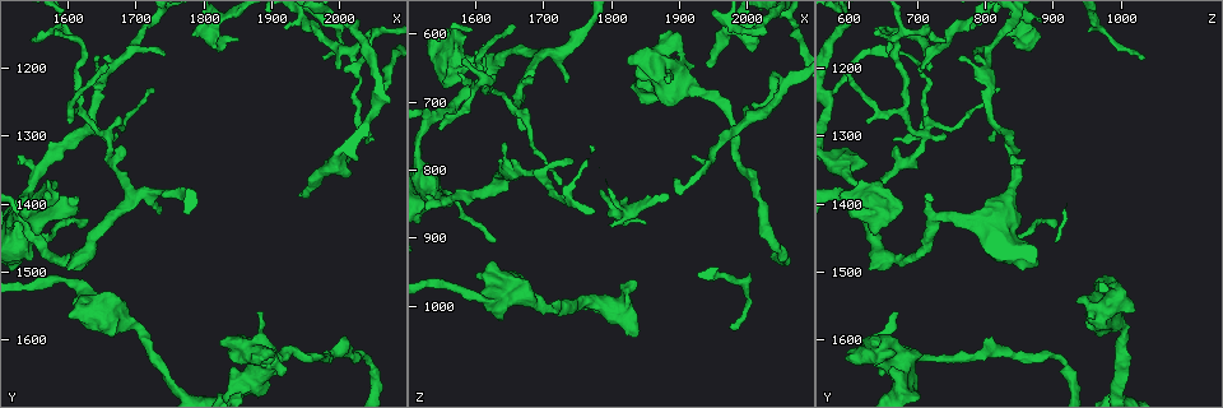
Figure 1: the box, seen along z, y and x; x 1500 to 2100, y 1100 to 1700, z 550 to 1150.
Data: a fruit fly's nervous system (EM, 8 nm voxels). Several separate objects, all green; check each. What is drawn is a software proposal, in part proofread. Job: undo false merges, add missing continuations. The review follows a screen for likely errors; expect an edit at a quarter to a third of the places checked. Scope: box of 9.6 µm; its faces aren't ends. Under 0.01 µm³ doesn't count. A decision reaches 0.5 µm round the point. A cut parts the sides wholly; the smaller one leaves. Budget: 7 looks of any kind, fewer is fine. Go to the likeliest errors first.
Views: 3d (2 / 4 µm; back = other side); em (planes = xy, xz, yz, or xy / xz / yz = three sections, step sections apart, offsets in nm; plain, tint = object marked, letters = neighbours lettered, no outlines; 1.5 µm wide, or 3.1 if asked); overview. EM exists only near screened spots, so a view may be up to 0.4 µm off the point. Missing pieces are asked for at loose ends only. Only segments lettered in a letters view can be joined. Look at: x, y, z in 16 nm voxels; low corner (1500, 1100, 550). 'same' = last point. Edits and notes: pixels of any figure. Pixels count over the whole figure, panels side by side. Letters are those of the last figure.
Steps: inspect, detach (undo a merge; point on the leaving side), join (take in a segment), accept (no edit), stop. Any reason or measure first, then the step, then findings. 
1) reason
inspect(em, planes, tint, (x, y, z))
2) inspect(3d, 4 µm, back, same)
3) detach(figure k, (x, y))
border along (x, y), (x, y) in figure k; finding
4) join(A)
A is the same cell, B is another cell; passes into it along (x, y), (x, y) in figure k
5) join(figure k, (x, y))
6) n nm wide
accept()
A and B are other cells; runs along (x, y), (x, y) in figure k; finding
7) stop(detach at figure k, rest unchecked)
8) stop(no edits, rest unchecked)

free end
inspect(em, planes, letters, (1950, 1385, 650))

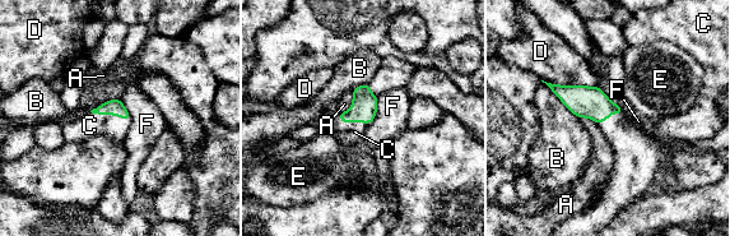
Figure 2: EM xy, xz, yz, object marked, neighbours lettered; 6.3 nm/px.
D touches over 340 nm
join(C)
C is the same cell, A, B, D, E and F are other cells; the neuron continues

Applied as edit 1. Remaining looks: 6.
inspect(overview)

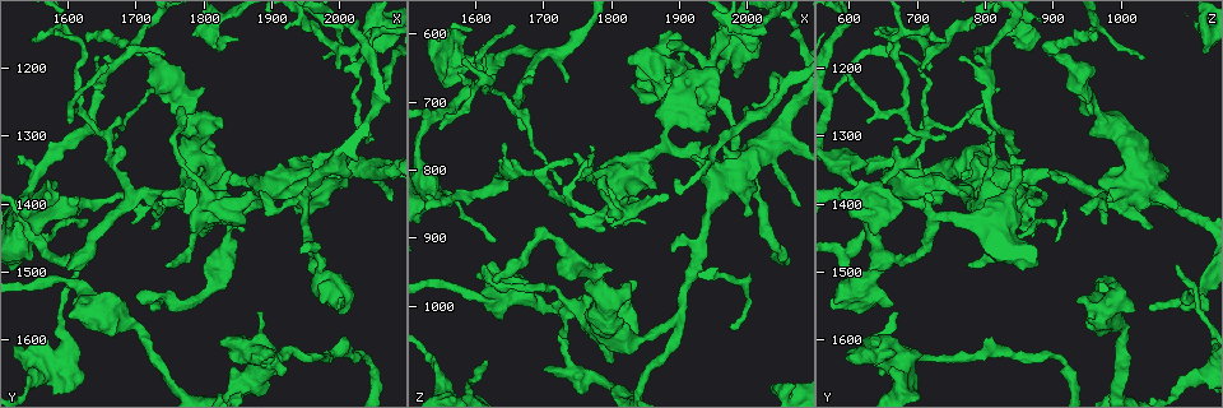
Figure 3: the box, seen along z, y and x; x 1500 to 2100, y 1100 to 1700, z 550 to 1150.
free end
inspect(em, planes, letters, (1615, 1390, 610))

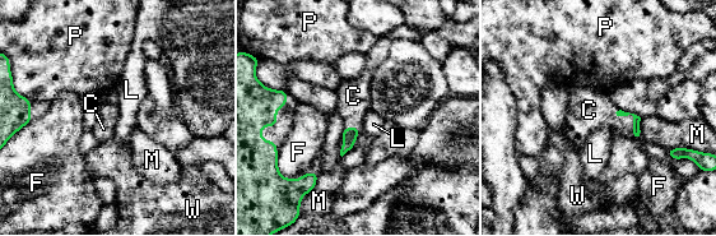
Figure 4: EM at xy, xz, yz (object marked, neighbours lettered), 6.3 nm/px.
join(C)
C is the same cell, F, L, M, P and W are other cells; passes into it along (636, 119), (633, 118), (595, 110) in figure 4; the neuron continues

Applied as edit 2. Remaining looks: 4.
inspect(overview)

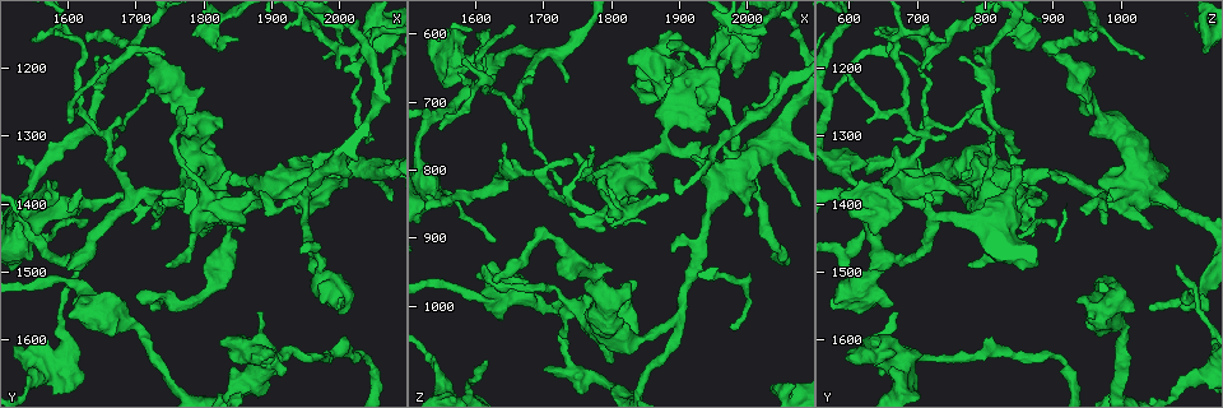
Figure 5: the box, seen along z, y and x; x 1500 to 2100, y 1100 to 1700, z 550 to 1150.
branch stops here
inspect(3d, 4 µm, (1625, 1160, 970))

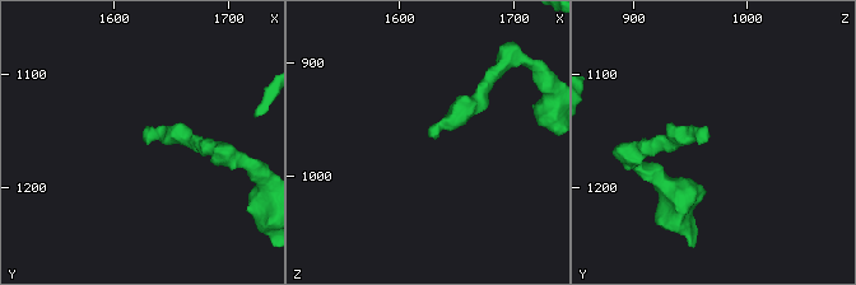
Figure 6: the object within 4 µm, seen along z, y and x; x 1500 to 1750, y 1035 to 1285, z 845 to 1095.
inspect(em, planes, tint, (1630, 1156, 964))

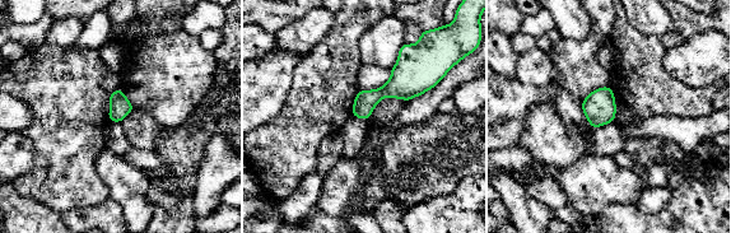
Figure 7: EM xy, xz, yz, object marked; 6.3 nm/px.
inspect(em, planes, letters, same)

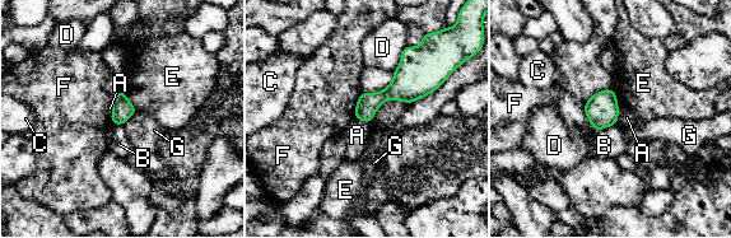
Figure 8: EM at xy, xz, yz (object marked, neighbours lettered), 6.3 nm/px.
accept()
A, B, C, D, E, F and G are other cells; border along (617, 102), (618, 121) in figure 8; none of them fits

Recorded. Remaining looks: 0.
stop(join at figure 2, join at figure 4, rest unchecked)

